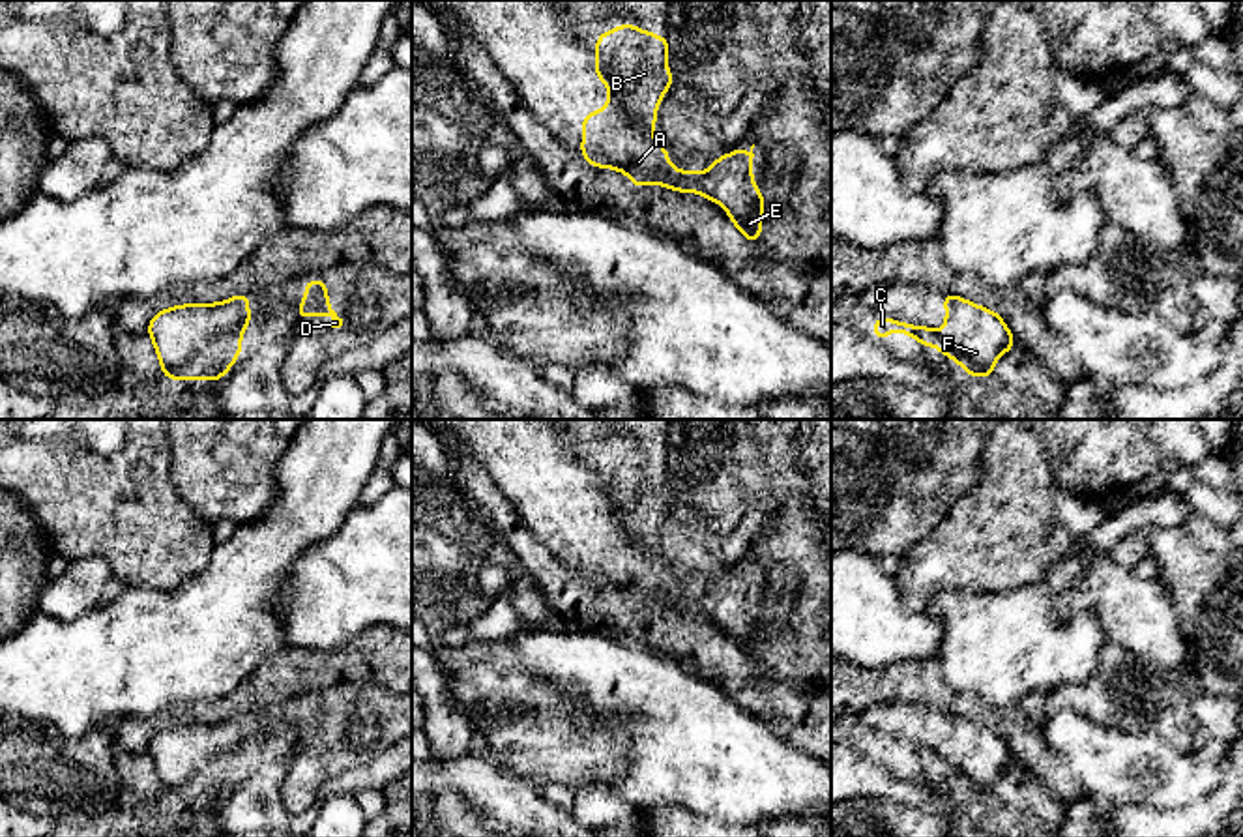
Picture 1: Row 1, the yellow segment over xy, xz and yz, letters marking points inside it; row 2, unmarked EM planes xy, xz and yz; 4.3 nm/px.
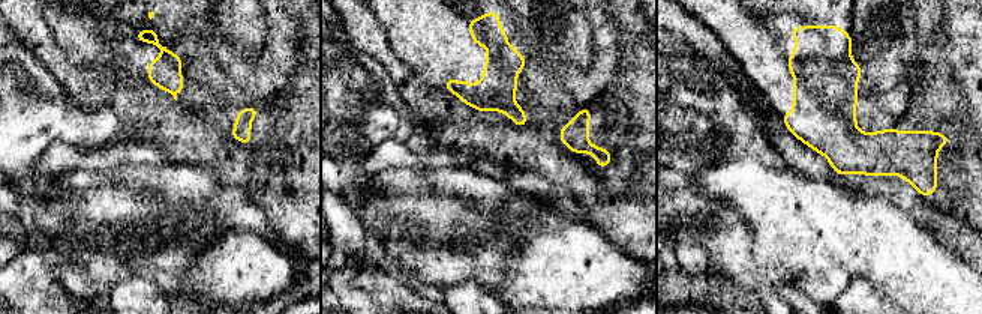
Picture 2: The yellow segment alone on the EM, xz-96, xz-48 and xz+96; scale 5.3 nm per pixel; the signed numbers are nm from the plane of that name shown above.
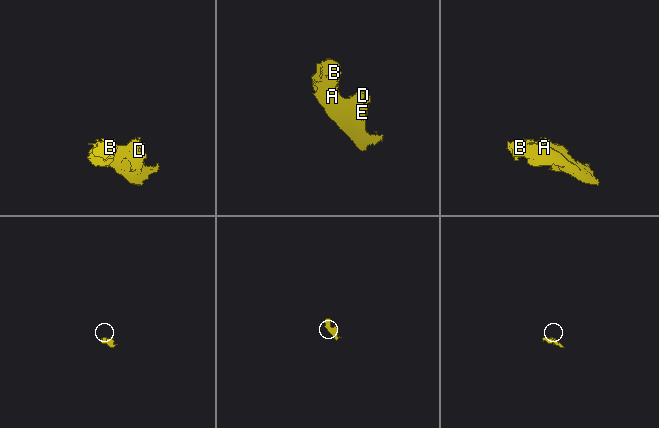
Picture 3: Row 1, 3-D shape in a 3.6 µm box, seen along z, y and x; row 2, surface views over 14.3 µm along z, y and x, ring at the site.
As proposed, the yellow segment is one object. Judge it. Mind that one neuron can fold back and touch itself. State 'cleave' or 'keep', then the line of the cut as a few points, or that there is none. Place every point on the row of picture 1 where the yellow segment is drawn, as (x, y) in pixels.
keep; no cut

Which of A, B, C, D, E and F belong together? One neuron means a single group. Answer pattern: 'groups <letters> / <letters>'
groups A B C D E F

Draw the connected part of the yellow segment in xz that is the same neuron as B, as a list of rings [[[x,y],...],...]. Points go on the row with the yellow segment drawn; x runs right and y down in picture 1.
[[[616,24],[595,41],[595,81],[608,79],[608,105],[582,116],[582,150],[592,167],[610,167],[627,174],[633,187],[661,184],[676,193],[693,191],[717,200],[732,225],[753,243],[760,242],[764,198],[754,185],[753,148],[732,150],[709,165],[709,172],[676,170],[666,148],[653,139],[657,103],[674,73],[665,67],[670,56],[666,36],[653,36],[633,24]]]

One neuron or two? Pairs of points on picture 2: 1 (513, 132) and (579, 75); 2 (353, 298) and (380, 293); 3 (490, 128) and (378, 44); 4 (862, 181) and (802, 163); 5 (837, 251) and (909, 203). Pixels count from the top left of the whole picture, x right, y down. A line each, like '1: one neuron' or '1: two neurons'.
1: one neuron
2: two neurons
3: one neuron
4: one neuron
5: two neurons

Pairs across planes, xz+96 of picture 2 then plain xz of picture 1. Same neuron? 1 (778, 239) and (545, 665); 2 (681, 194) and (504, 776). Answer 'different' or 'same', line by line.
1: same
2: different

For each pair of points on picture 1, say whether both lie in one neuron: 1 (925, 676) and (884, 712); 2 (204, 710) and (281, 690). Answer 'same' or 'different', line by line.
1: different
2: same

